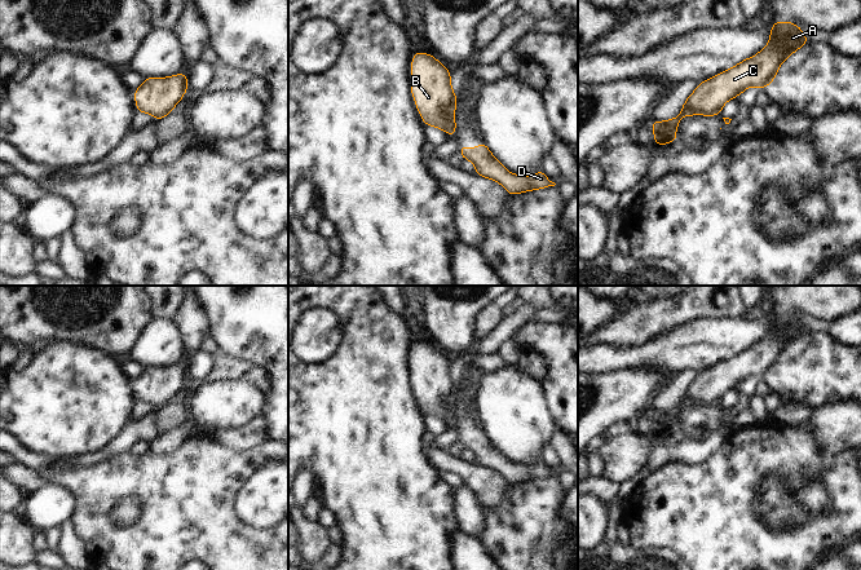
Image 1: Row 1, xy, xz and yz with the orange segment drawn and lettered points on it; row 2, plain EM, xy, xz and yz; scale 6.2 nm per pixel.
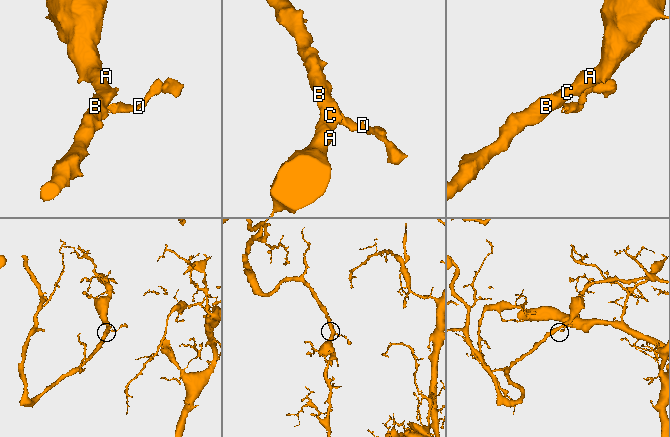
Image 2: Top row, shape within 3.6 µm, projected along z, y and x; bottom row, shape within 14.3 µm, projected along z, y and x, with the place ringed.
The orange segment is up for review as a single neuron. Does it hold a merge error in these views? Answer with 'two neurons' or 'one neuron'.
two neurons

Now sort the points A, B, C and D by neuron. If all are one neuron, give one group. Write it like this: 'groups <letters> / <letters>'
groups A B C / D

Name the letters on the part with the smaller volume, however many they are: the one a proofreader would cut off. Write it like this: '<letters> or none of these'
D

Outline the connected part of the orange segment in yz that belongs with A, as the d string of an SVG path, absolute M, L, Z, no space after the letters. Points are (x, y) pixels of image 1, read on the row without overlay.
M772 313L769 332L756 345L699 372L683 394L681 402L674 408L652 411L650 416L654 420L657 436L676 432L677 414L683 407L688 405L720 405L724 393L739 385L745 379L752 375L761 379L768 377L769 372L776 368L781 353L809 332L795 313Z

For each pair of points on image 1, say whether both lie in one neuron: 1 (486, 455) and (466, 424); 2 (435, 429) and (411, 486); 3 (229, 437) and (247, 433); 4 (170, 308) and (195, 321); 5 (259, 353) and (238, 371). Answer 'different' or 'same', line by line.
1: same
2: different
3: same
4: different
5: different

